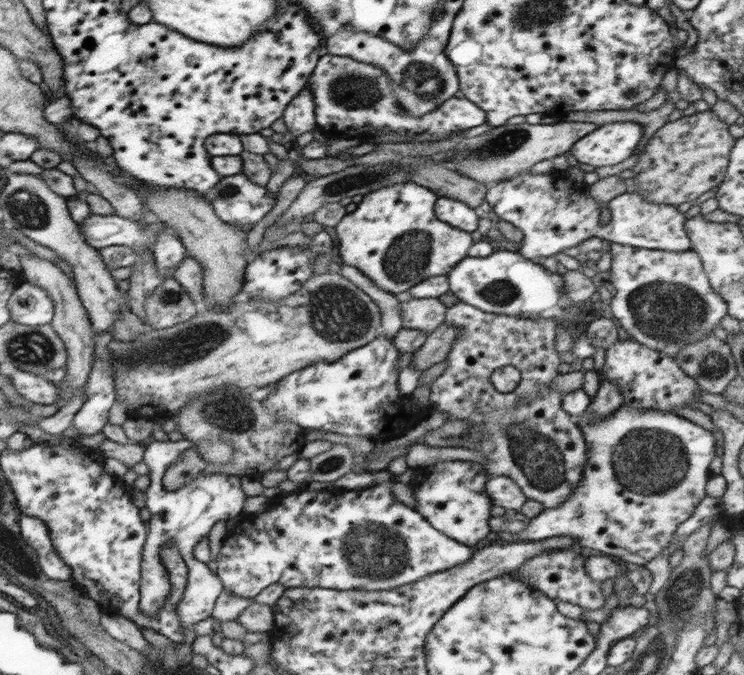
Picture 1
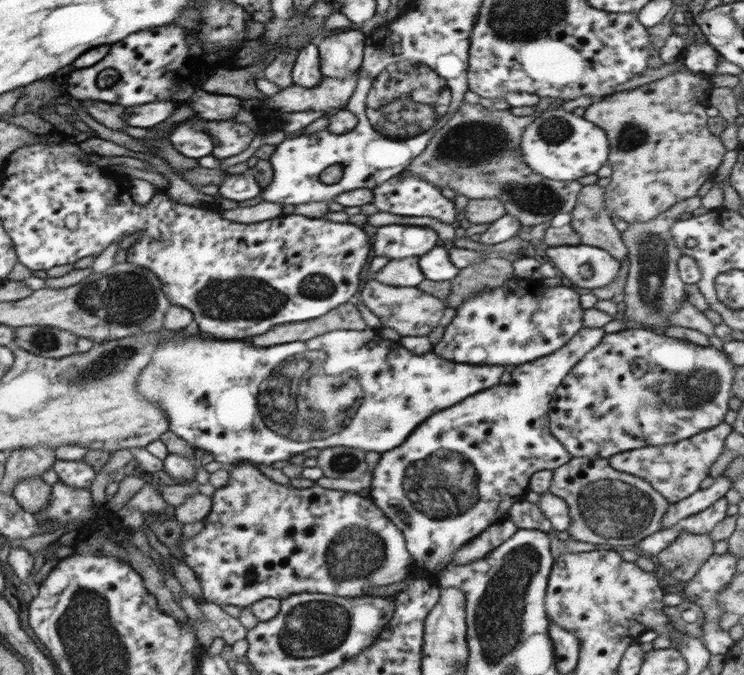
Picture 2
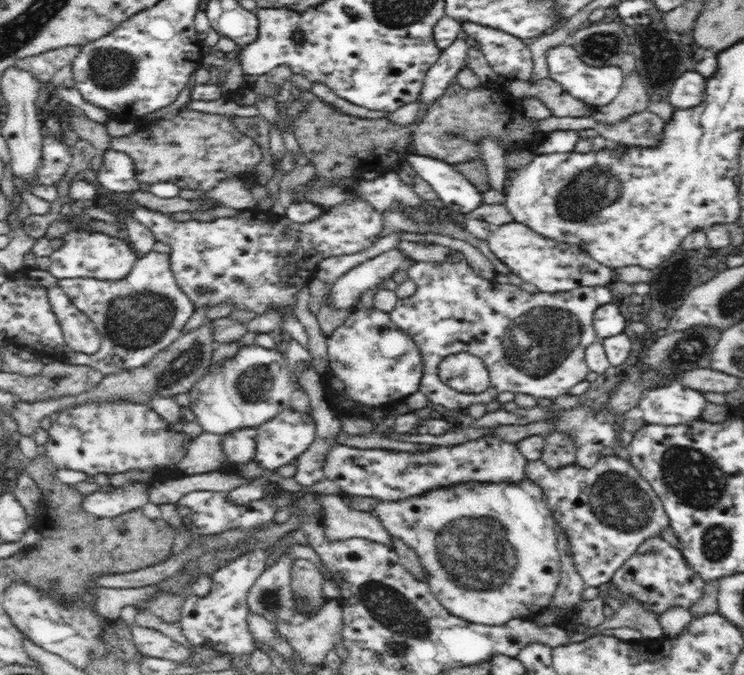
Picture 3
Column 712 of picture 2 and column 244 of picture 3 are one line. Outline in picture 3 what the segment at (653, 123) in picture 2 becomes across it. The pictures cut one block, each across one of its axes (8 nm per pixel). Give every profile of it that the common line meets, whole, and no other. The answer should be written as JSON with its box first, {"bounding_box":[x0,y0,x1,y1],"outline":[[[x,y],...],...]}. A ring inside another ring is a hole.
{"bounding_box":[110,110,263,192],"outline":[[[184,110],[155,124],[143,132],[110,140],[110,149],[125,152],[134,160],[135,178],[146,185],[170,182],[176,183],[180,190],[208,192],[232,176],[252,178],[263,157],[260,146],[241,134],[230,117]]]}

